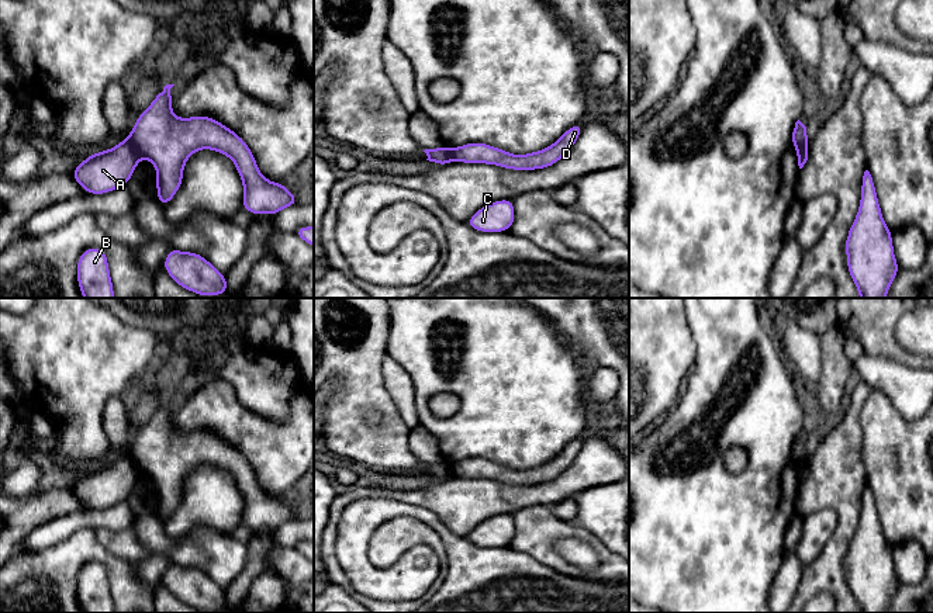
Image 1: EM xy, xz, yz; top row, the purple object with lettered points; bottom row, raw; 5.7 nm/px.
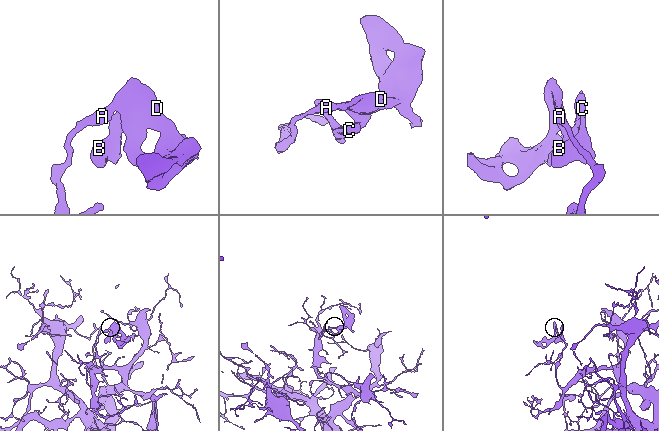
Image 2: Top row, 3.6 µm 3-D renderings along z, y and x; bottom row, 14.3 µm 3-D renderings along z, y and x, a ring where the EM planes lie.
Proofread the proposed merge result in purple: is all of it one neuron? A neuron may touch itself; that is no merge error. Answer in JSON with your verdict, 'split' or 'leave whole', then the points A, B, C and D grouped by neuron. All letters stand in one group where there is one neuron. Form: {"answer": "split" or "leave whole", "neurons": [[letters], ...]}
{"answer": "split", "neurons": [["A"], ["B", "C", "D"]]}

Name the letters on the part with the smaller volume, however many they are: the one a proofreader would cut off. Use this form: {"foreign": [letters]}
{"foreign": ["B", "C", "D"]}

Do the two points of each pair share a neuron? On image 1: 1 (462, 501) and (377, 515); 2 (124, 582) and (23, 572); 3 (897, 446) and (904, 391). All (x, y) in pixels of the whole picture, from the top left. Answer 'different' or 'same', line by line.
1: different
2: same
3: different

